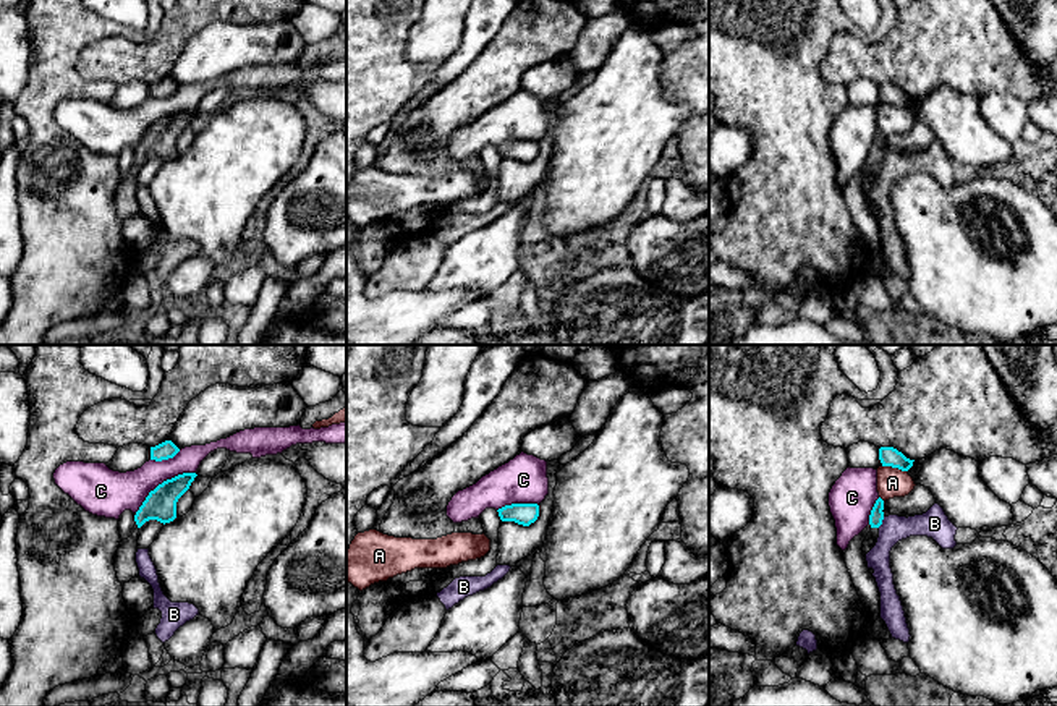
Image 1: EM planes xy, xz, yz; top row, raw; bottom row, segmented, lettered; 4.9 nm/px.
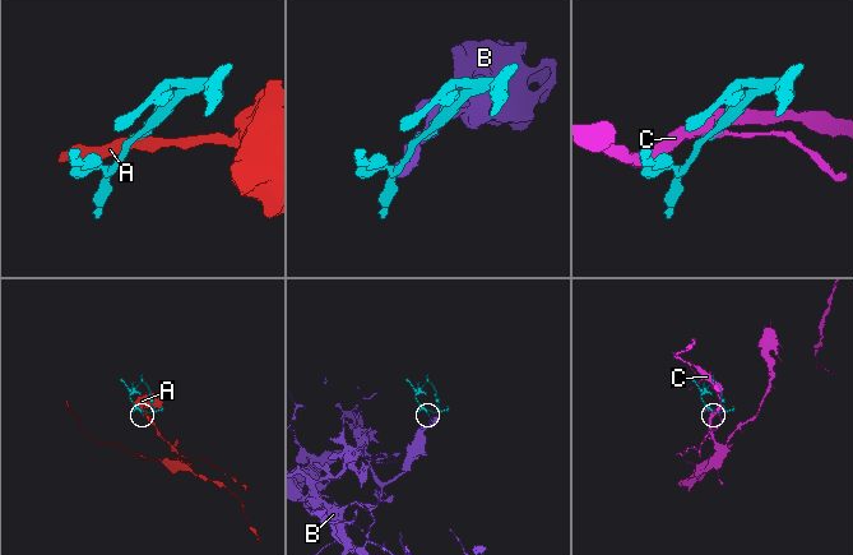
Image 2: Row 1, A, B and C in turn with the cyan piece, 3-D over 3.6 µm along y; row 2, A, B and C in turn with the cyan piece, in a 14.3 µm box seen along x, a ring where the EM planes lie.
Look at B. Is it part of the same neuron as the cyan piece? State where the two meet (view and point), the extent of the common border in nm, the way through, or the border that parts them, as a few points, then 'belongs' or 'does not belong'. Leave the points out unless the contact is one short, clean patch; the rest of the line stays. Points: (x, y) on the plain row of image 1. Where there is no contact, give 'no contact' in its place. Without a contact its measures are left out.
contact yz (881, 159); length 70 nm; border yz (884, 154), (878, 164); does not belong

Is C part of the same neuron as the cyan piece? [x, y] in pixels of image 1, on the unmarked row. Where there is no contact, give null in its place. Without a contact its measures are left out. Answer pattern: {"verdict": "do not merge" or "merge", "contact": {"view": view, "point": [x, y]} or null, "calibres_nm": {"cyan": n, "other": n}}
{"verdict": "do not merge", "contact": {"view": "xy", "point": [162, 120]}, "calibres_nm": {"cyan": 160, "other": 200}}

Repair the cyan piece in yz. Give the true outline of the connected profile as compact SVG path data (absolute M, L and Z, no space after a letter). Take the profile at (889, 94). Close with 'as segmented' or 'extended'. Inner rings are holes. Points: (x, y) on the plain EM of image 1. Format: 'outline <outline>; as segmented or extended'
outline M881 84L879 97L882 104L898 105L902 108L908 108L913 104L915 97L906 96L902 89L894 84Z; as segmented

